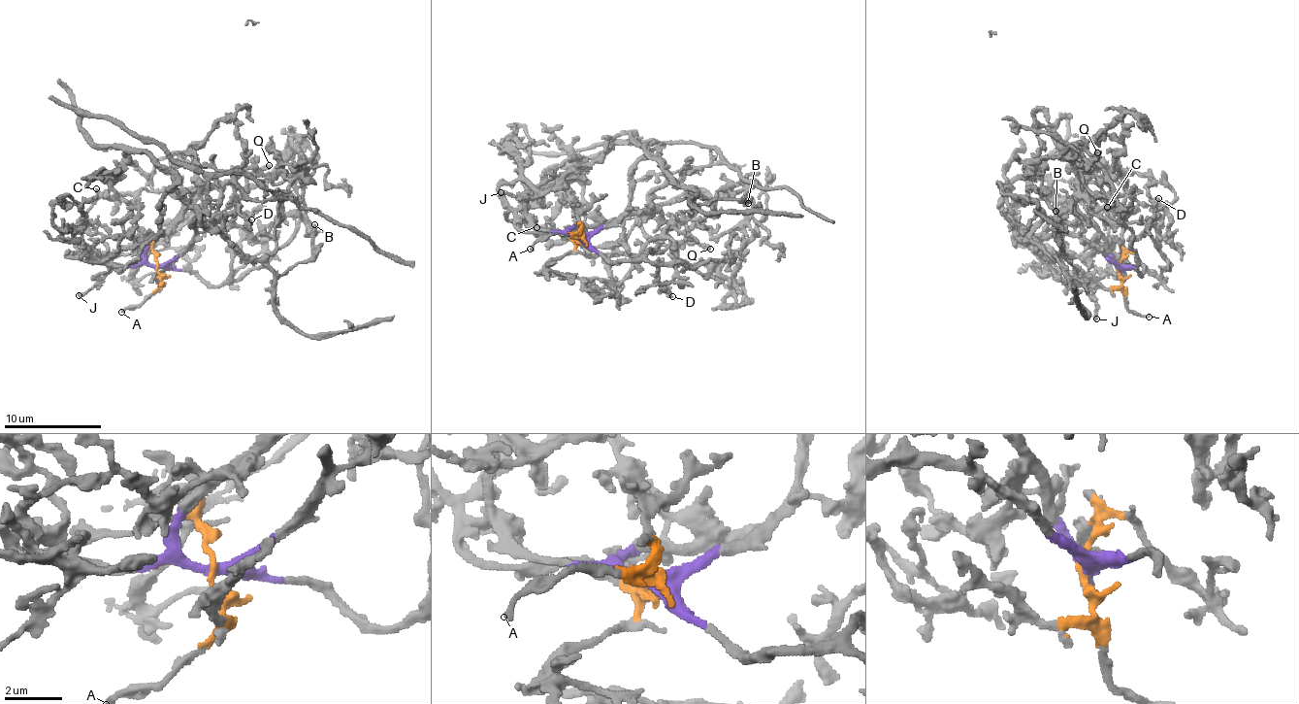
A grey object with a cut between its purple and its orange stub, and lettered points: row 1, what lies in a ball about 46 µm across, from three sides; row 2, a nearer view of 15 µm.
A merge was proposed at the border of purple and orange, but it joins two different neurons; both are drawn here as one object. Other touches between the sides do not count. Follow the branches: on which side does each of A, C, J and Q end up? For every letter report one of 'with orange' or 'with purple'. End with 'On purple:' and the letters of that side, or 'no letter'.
A: with orange
C: with purple
J: with orange
Q: with purple
On purple: C, Q

